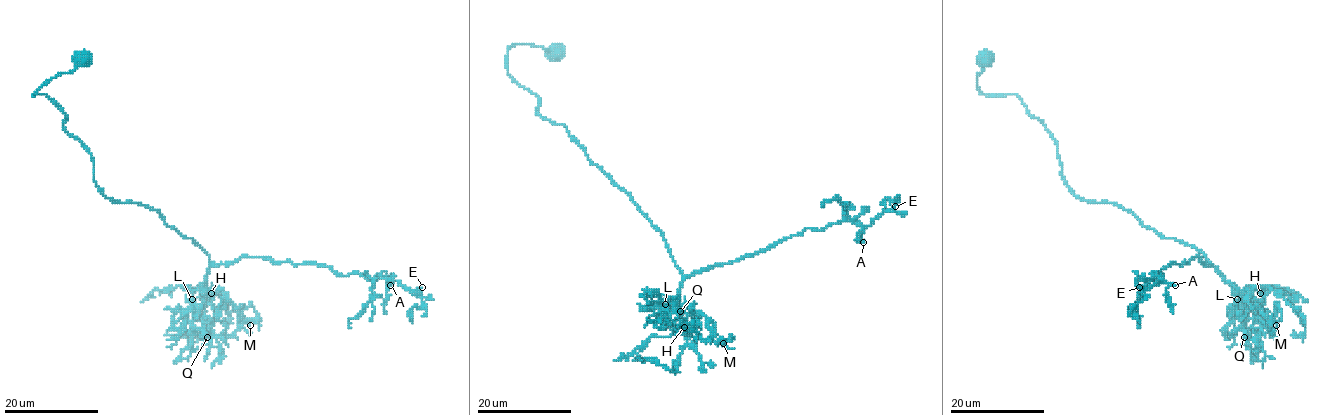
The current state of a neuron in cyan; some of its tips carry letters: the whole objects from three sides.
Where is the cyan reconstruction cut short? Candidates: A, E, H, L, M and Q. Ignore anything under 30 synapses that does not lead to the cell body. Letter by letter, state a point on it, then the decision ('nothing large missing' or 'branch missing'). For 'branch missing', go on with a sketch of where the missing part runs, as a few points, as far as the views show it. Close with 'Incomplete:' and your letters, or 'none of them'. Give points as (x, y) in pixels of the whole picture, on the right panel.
A: (1175, 285) | branch missing | (1175, 285), (1178, 285), (1182, 296), (1182, 313), (1176, 306)
E: (1139, 287) | nothing large missing
H: (1260, 293) | nothing large missing
L: (1237, 299) | nothing large missing
M: (1276, 325) | nothing large missing
Q: (1244, 337) | nothing large missing
Incomplete: A

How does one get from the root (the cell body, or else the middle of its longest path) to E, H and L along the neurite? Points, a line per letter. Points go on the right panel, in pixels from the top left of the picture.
E: (1154, 232), (1195, 247), (1210, 263), (1197, 256), (1189, 262), (1171, 263), (1144, 292), (1139, 287)
H: (1154, 232), (1198, 249), (1239, 292), (1262, 299), (1264, 296), (1260, 293)
L: (1154, 232), (1198, 249), (1232, 286), (1243, 304), (1237, 299)

